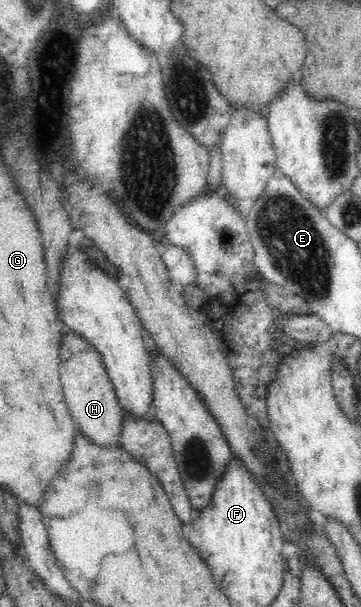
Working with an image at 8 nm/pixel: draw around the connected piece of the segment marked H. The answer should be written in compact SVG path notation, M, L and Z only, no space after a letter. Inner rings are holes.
M68 331L60 340L60 344L60 380L65 400L69 404L69 412L75 424L79 426L79 432L99 447L119 447L126 416L119 407L113 384L109 381L101 356L83 337Z

